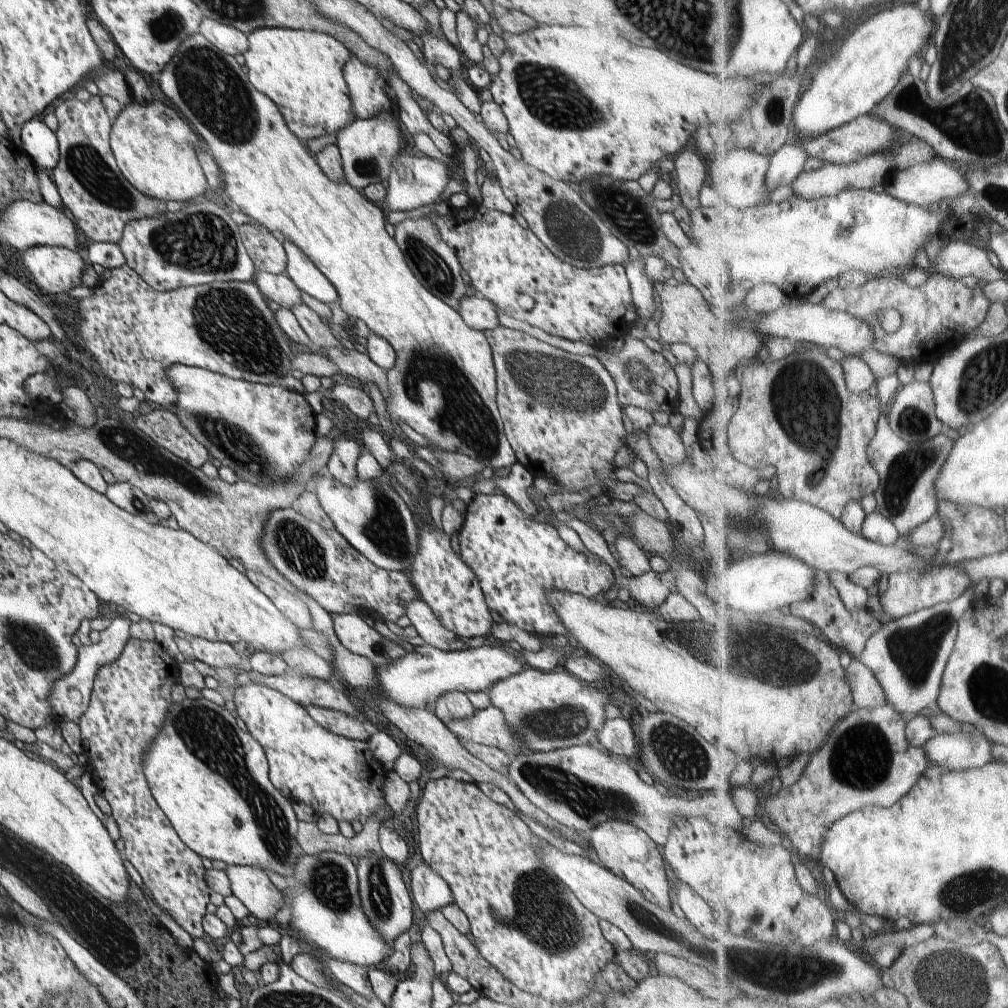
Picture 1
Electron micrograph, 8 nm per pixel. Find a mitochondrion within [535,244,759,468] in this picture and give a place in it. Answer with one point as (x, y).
(643, 376)

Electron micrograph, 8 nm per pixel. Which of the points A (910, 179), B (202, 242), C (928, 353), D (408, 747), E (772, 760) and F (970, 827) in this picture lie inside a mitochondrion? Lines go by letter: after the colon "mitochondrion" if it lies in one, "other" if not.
A: other
B: mitochondrion
C: other
D: other
E: other
F: other

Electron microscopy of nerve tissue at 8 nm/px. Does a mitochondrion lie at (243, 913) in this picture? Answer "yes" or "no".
no

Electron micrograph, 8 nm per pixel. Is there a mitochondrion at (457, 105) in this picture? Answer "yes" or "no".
no

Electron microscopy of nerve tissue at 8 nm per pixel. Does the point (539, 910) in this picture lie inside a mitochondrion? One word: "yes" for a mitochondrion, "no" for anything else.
yes

